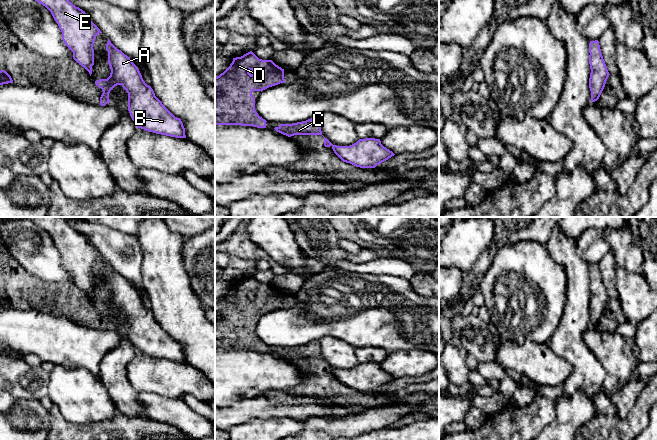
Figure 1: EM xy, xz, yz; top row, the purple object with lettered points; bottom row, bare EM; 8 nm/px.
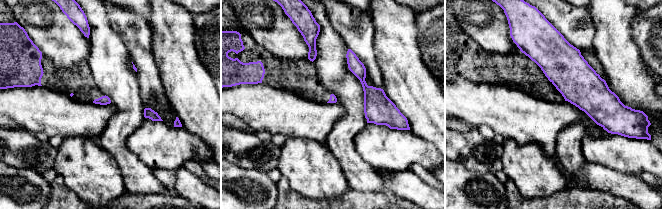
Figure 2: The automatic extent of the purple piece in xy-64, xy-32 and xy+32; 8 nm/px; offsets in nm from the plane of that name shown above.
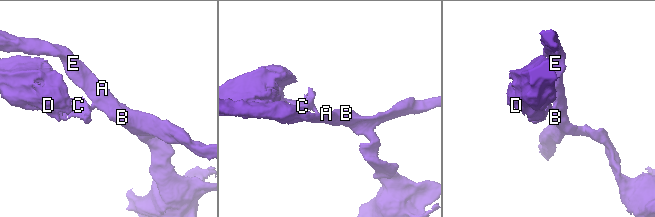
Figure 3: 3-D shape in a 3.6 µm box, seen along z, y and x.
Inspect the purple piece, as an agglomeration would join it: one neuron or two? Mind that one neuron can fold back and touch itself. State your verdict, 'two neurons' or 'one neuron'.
two neurons

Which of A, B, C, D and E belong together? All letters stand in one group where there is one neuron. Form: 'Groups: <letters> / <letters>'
Groups: A B E / C D

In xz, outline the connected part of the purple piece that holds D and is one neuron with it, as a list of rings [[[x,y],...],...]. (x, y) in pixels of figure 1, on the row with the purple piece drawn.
[[[252,51],[233,58],[230,66],[215,77],[215,125],[241,125],[266,128],[266,120],[255,110],[253,91],[263,91],[269,87],[285,83],[284,69],[272,60],[259,59]]]

